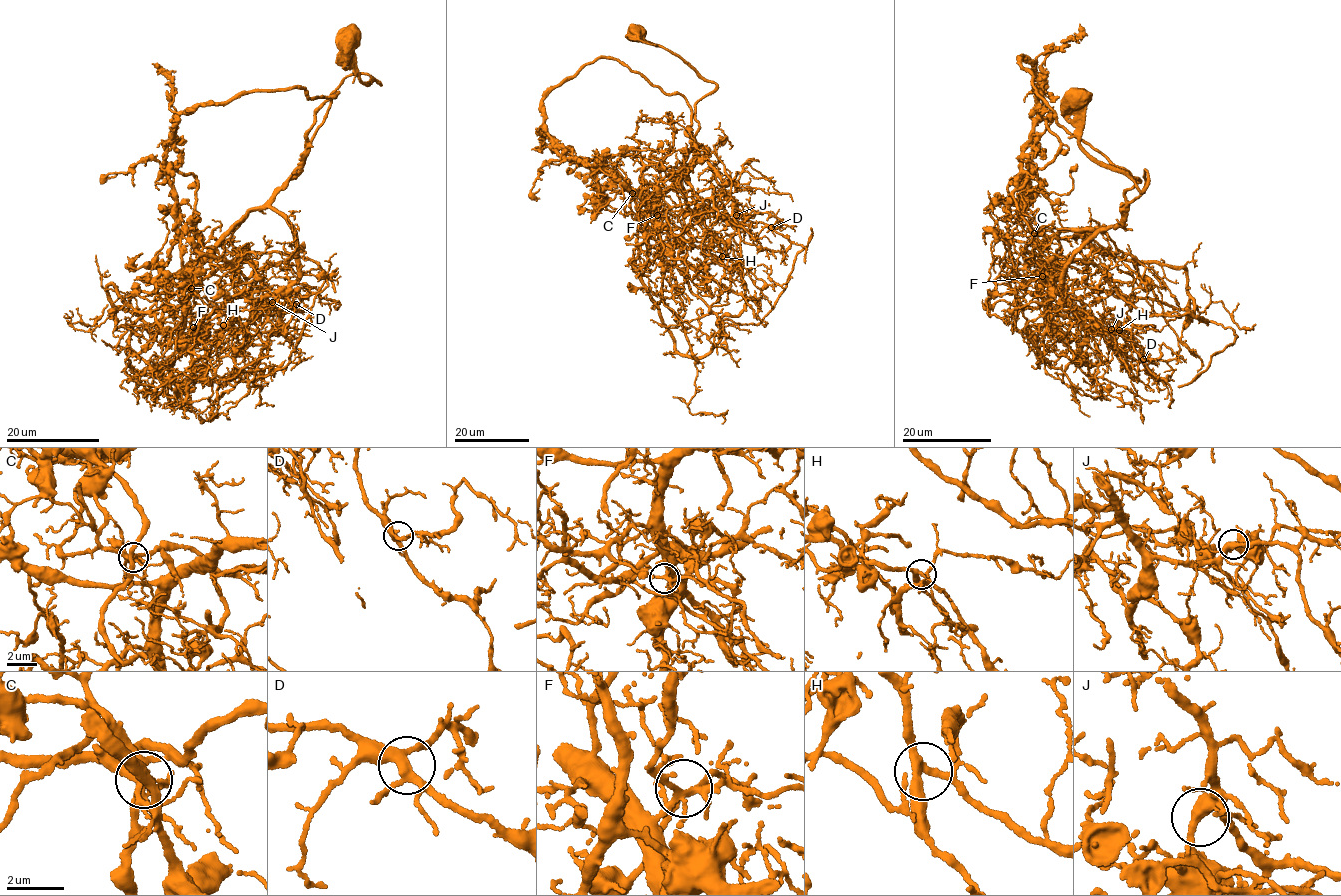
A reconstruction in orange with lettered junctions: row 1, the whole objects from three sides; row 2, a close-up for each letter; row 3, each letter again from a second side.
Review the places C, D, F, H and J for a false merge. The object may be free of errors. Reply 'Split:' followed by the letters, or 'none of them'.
Split: C

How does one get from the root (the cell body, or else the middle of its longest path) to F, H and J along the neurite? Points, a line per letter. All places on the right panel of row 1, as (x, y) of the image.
F: (1077, 95), (1081, 148), (1140, 190), (1148, 178), (1115, 226), (1046, 241), (1042, 276)
H: (1077, 95), (1081, 148), (1140, 190), (1148, 178), (1126, 216), (1081, 243), (1049, 302), (1119, 330)
J: (1077, 95), (1081, 148), (1140, 190), (1147, 175), (1126, 216), (1075, 251), (1058, 289), (1079, 326), (1111, 329)

